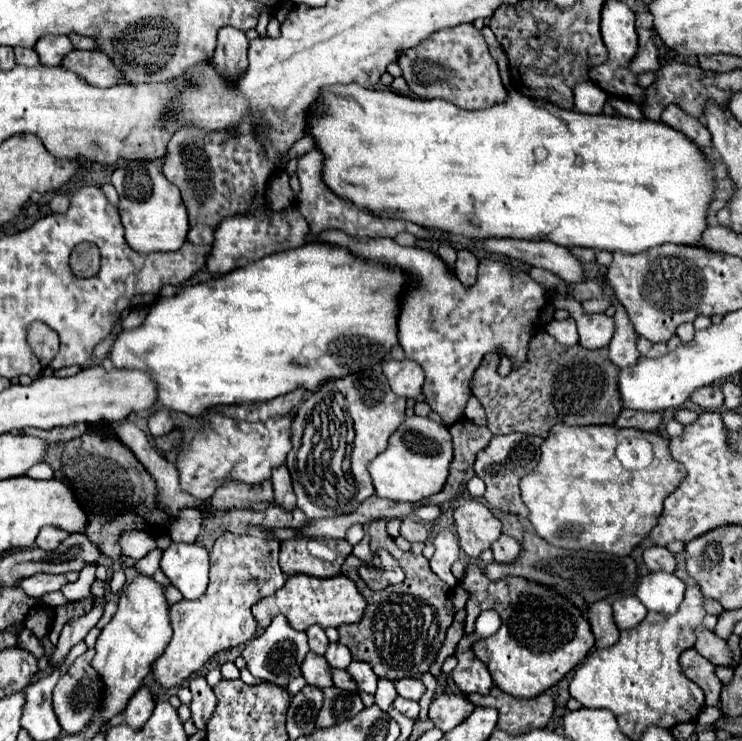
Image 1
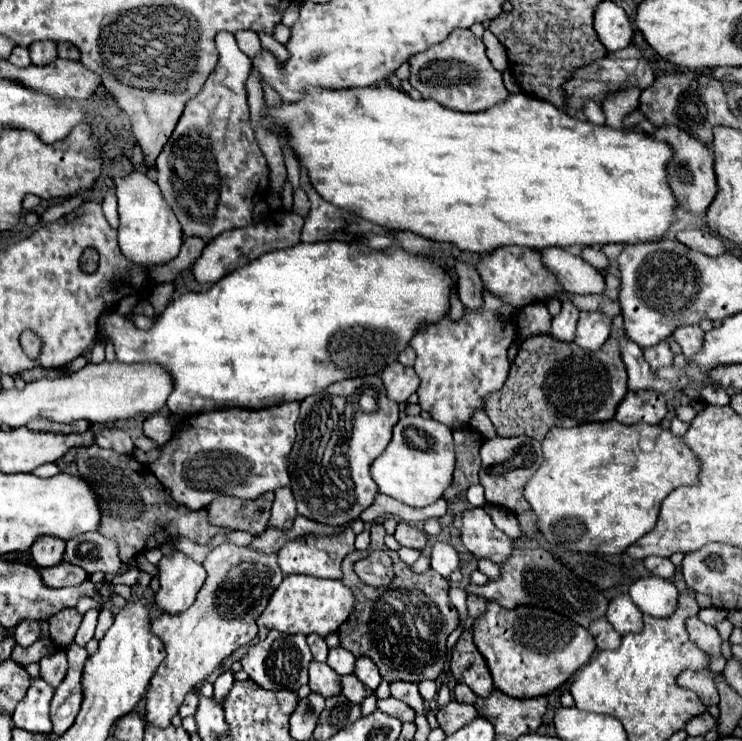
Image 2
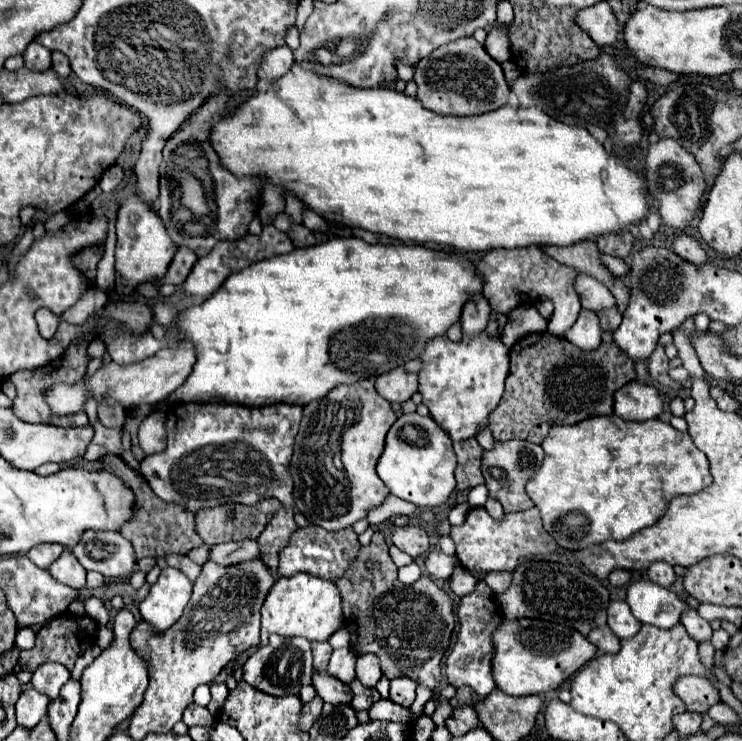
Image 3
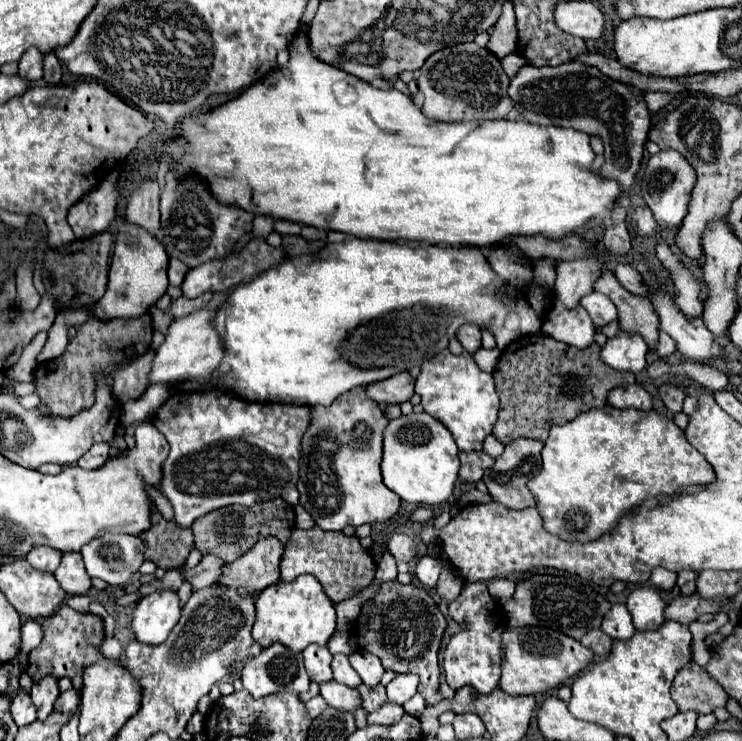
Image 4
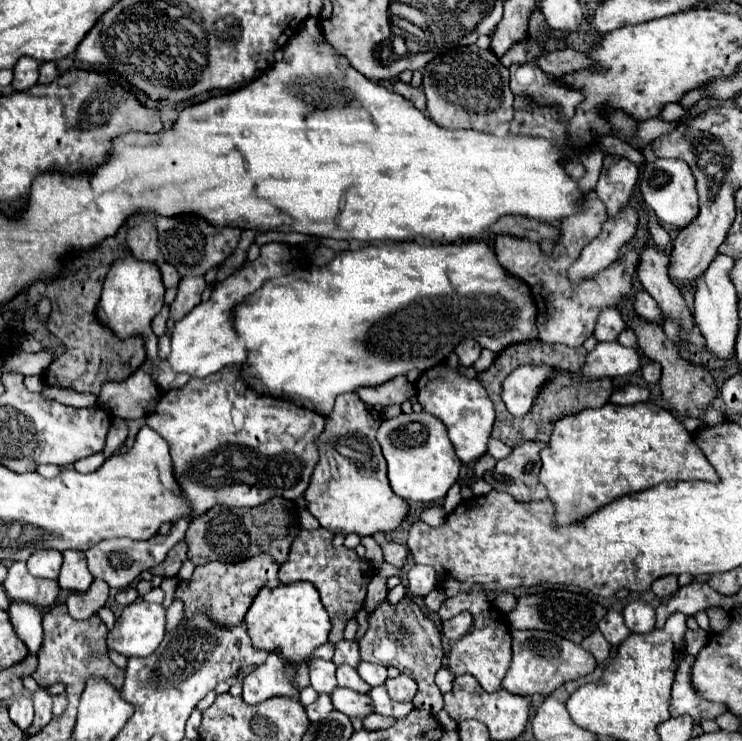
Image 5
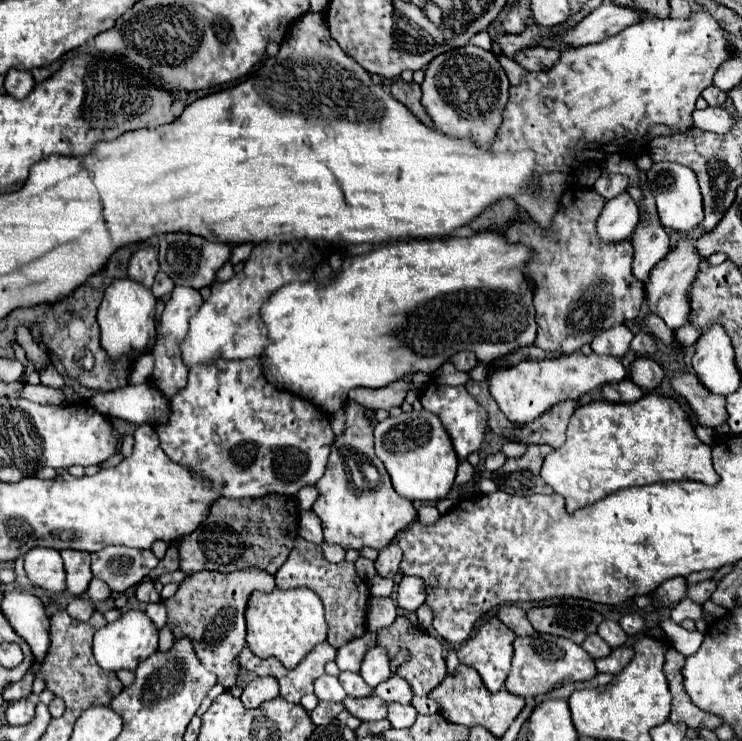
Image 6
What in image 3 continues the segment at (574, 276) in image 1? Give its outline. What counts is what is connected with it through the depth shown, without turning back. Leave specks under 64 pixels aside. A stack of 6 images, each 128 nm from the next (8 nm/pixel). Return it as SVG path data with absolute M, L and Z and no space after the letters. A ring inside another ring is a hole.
M578 274L578 280L576 280L576 292L580 296L580 302L582 302L582 308L584 310L590 310L594 314L606 310L606 308L612 308L616 306L616 300L614 296L608 292L608 288L604 288L604 284L600 284L598 280L592 280L590 276L586 274Z

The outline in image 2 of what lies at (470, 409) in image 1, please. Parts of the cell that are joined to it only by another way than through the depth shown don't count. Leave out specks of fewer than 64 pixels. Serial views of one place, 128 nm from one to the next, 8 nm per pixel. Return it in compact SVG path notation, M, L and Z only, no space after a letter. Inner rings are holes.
M478 410L478 412L472 416L470 426L472 426L474 430L478 430L486 440L492 440L492 438L496 436L496 430L494 430L494 426L492 426L492 422L488 420L488 416L486 416L484 410Z

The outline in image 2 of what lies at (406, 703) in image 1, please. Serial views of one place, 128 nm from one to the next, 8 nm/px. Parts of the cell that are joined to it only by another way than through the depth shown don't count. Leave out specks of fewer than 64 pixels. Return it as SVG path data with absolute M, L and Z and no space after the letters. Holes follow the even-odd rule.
M386 698L386 700L376 700L376 708L388 716L398 718L400 722L414 722L414 712L408 708L404 702L396 698Z

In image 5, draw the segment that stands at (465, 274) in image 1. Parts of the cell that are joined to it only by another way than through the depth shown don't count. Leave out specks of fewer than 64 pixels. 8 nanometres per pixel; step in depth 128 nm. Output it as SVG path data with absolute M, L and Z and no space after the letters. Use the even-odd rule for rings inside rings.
M460 342L458 346L456 346L456 356L458 356L458 362L460 362L460 366L472 366L476 360L478 360L478 356L480 356L480 346L476 344L476 342Z

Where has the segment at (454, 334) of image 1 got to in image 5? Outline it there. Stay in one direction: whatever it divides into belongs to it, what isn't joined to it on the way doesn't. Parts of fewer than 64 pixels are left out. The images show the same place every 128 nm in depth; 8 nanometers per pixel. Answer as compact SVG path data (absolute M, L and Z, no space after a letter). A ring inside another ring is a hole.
M442 362L436 368L424 372L416 380L416 388L418 388L418 402L422 404L422 408L444 422L458 458L464 464L470 464L472 460L480 458L486 452L486 444L494 424L494 406L488 394L484 392L484 386L480 384L480 380L466 378L456 370L450 370Z

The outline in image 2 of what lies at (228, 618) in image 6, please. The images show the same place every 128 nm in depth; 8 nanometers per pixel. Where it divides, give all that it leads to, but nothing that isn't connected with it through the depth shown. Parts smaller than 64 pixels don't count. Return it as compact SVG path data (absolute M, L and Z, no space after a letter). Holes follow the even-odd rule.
M280 488L276 492L276 500L272 504L272 516L268 520L270 528L280 528L280 530L288 530L292 528L292 522L296 518L296 500L290 492L290 488Z

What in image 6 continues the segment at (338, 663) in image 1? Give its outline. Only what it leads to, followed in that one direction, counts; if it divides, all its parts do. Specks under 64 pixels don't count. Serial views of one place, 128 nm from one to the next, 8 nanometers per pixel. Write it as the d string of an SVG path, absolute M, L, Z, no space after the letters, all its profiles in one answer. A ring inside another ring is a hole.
M342 672L340 674L340 684L346 690L346 694L352 696L352 698L364 698L364 696L372 696L374 694L374 690L356 672Z

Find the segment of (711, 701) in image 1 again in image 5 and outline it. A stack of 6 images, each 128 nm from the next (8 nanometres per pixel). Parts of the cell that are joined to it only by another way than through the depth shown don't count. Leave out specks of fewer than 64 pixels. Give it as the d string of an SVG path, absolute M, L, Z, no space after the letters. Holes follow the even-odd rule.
M686 654L676 668L674 684L672 684L672 704L670 704L670 714L674 718L678 716L690 716L694 722L702 720L714 720L716 716L724 714L726 708L722 704L712 704L696 694L696 690L690 684L690 666L692 666L694 656Z

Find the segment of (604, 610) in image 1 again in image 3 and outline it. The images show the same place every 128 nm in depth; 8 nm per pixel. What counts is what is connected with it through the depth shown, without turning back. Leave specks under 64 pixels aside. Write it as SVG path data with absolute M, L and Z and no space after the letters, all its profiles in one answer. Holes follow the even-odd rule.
M608 626L594 628L586 638L598 648L598 652L612 652L612 654L616 654L620 650L620 640L612 634L612 630Z

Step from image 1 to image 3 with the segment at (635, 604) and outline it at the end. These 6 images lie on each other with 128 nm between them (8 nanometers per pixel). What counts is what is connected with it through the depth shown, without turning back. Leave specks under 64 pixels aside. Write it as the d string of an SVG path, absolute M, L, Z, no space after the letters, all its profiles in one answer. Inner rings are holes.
M614 600L608 606L608 626L614 632L614 636L622 638L632 638L640 630L640 622L632 616L628 604L624 600Z

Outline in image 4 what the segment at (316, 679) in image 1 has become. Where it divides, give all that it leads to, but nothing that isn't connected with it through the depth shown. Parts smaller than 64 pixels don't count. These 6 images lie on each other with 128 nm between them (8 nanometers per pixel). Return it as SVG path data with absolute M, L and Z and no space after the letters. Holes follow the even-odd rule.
M334 680L324 682L324 686L320 686L320 696L328 702L328 706L344 710L344 712L354 712L362 706L362 698L356 690L342 686Z

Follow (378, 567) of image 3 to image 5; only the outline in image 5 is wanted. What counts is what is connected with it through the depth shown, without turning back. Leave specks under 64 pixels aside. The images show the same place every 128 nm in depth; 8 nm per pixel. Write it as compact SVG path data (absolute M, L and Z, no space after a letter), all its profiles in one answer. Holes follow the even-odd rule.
M404 598L396 606L382 602L368 618L368 630L360 638L358 646L362 660L376 662L382 666L394 666L402 674L416 680L418 690L412 700L414 708L428 710L432 714L438 714L442 710L442 692L434 684L434 676L440 670L444 658L440 630L428 616L424 616L424 612L412 602L412 598Z

